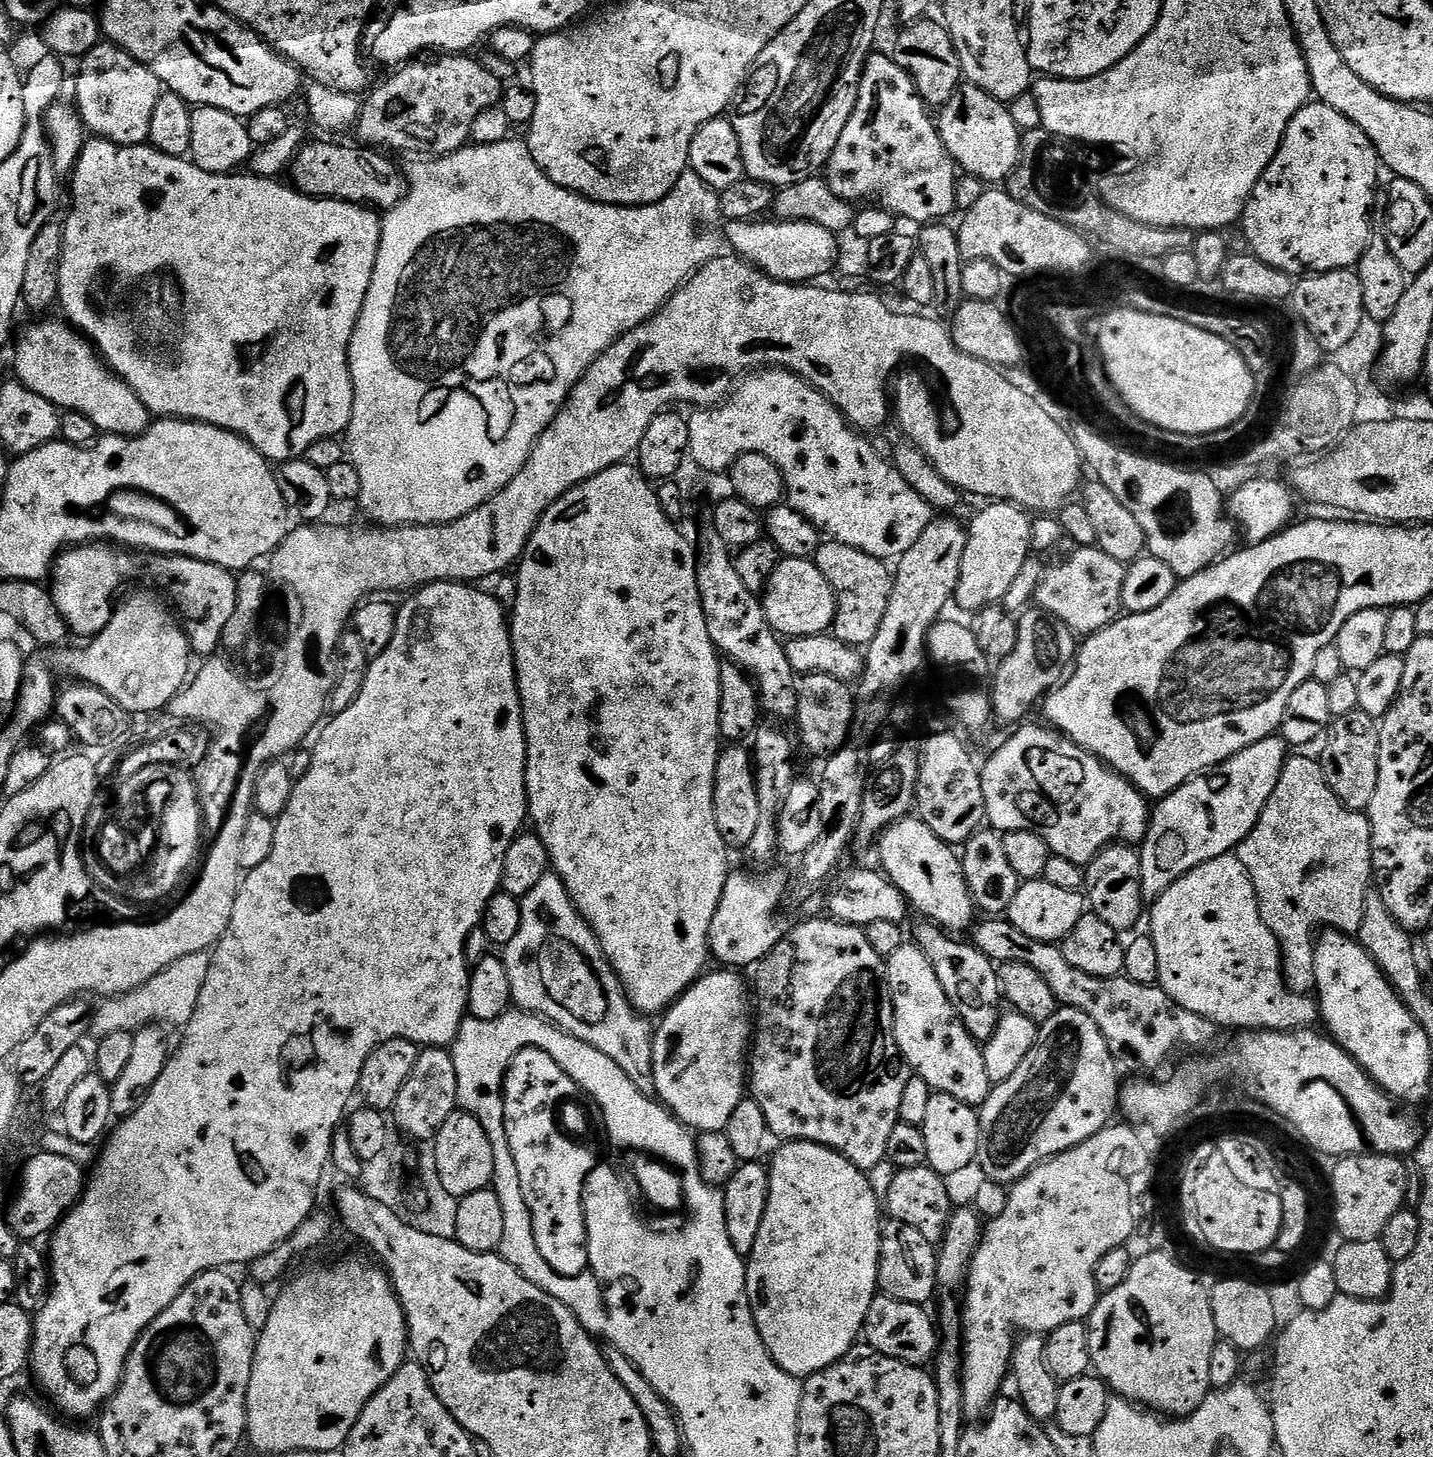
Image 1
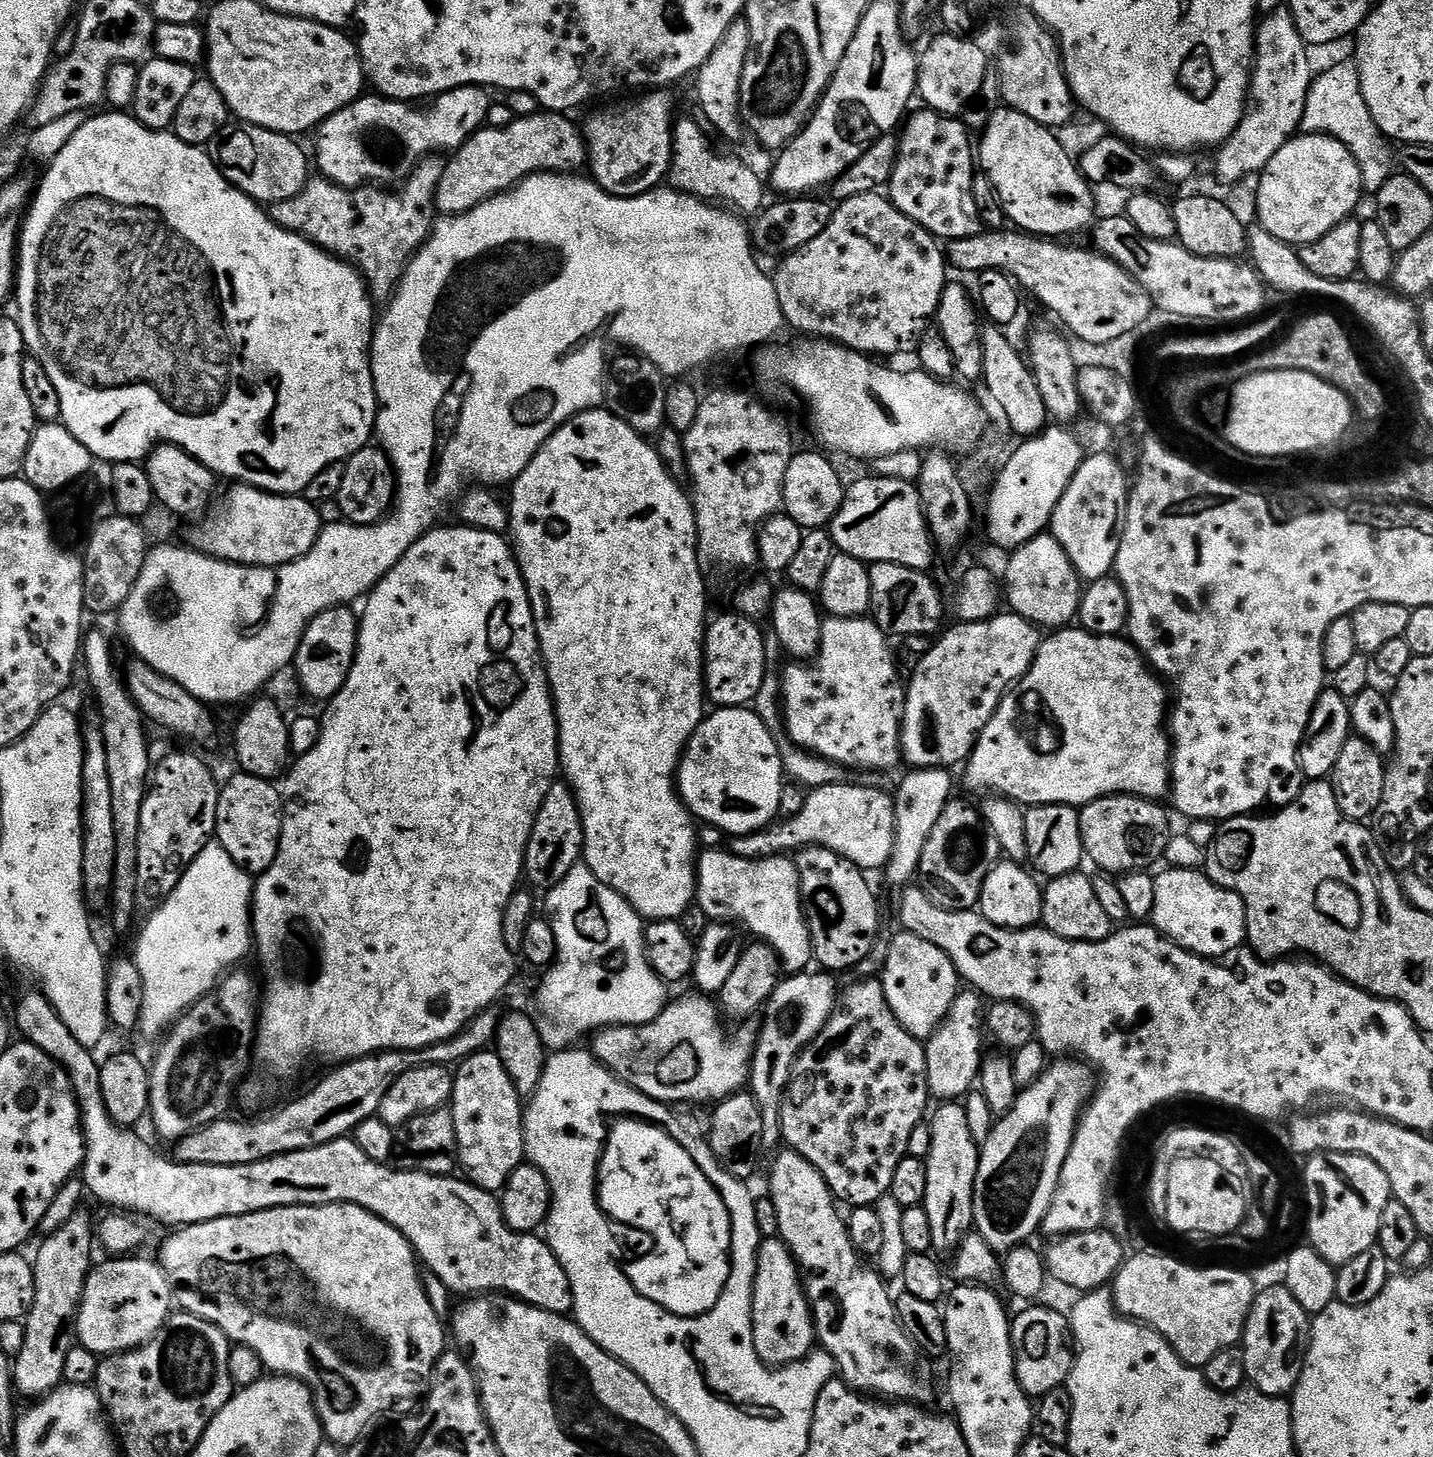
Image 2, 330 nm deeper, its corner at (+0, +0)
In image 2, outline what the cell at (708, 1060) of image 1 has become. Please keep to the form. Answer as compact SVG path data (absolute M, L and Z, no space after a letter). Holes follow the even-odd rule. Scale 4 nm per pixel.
M695 995L665 1004L658 1018L649 1024L621 1024L600 1029L591 1037L592 1055L625 1084L652 1100L672 1106L711 1105L733 1096L747 1085L748 1075L752 1072L757 1025L745 1023L737 1027L740 1029L733 1036L728 1036L717 1005L713 1001L712 1005L707 995Z

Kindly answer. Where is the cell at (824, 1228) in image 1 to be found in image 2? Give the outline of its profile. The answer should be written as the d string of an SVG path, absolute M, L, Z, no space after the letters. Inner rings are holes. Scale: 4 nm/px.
M779 1238L765 1239L760 1245L752 1291L752 1333L758 1358L769 1366L797 1363L805 1359L817 1343L816 1323L812 1320L808 1295L804 1293L800 1266Z

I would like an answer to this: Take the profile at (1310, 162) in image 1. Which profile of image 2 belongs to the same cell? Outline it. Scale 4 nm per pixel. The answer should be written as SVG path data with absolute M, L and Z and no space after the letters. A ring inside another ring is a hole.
M1296 134L1259 173L1260 185L1256 188L1256 216L1259 227L1265 228L1274 238L1284 244L1303 246L1322 238L1334 226L1349 219L1360 204L1362 197L1362 174L1358 162L1352 157L1350 149L1330 136Z

